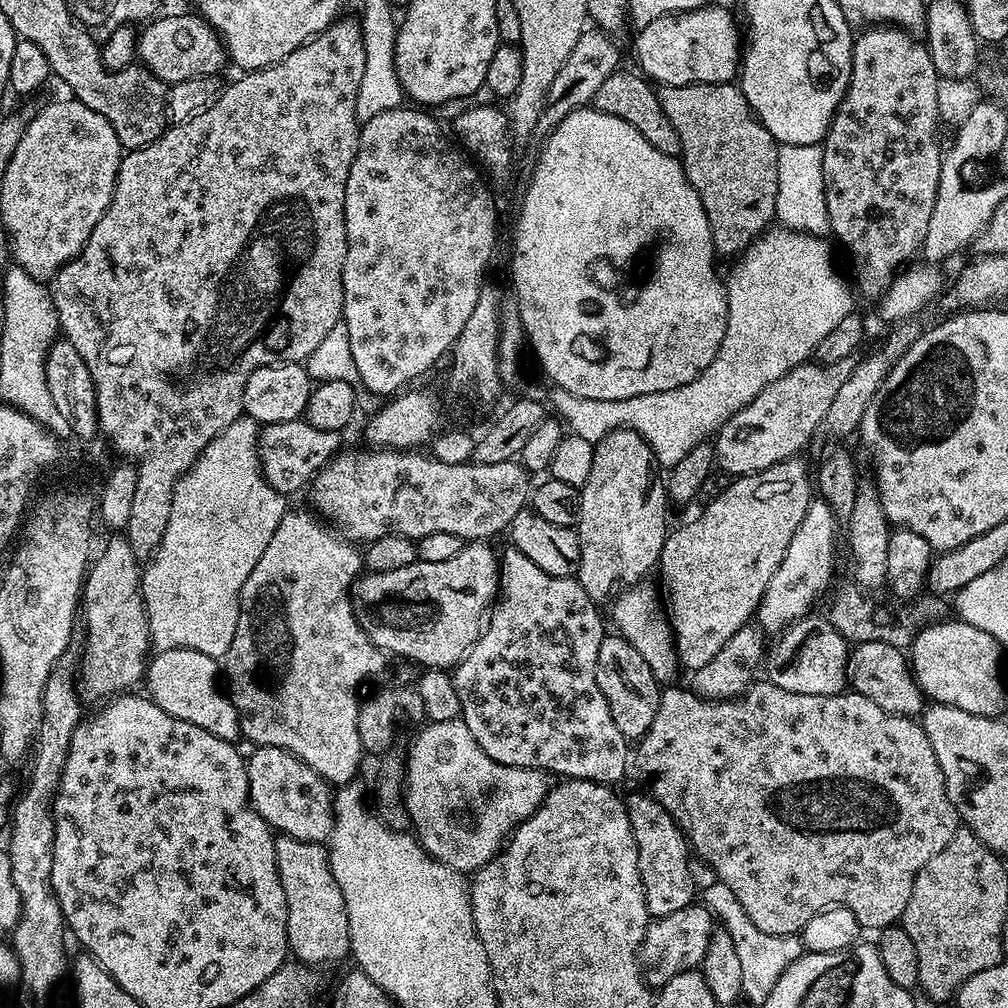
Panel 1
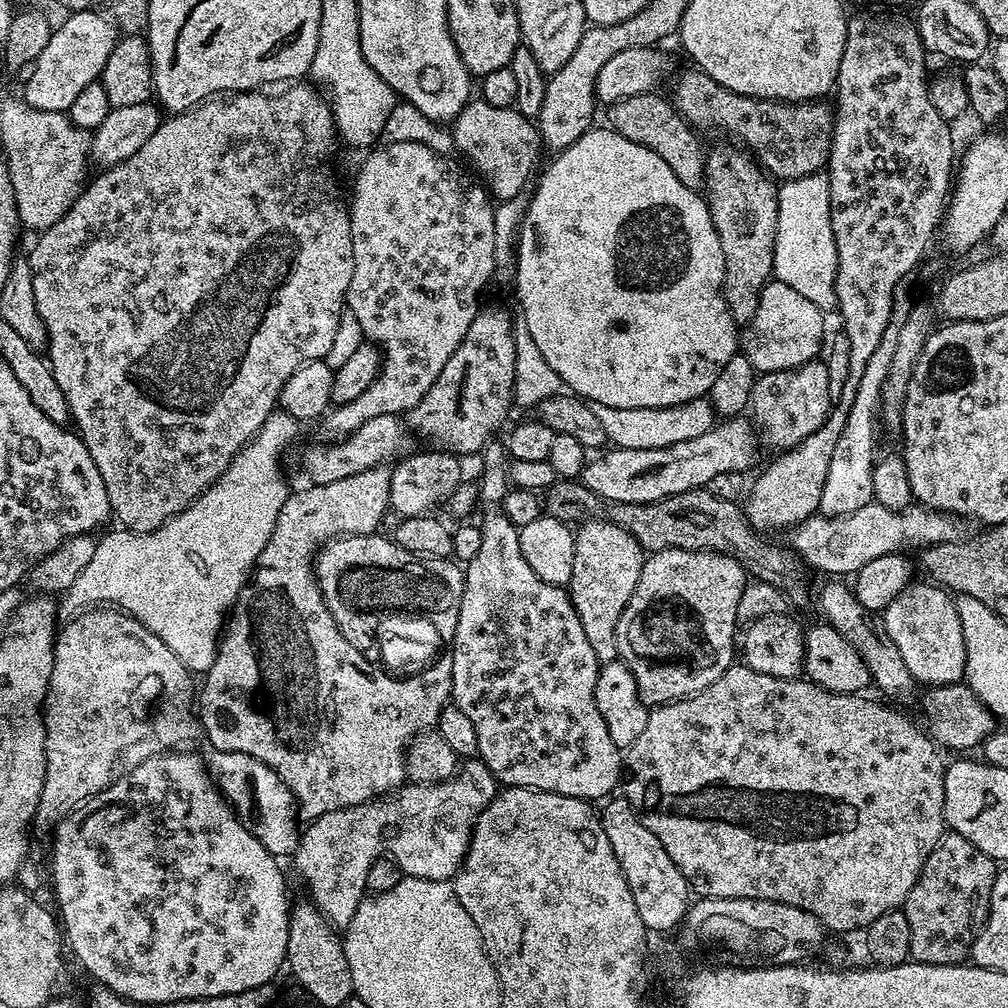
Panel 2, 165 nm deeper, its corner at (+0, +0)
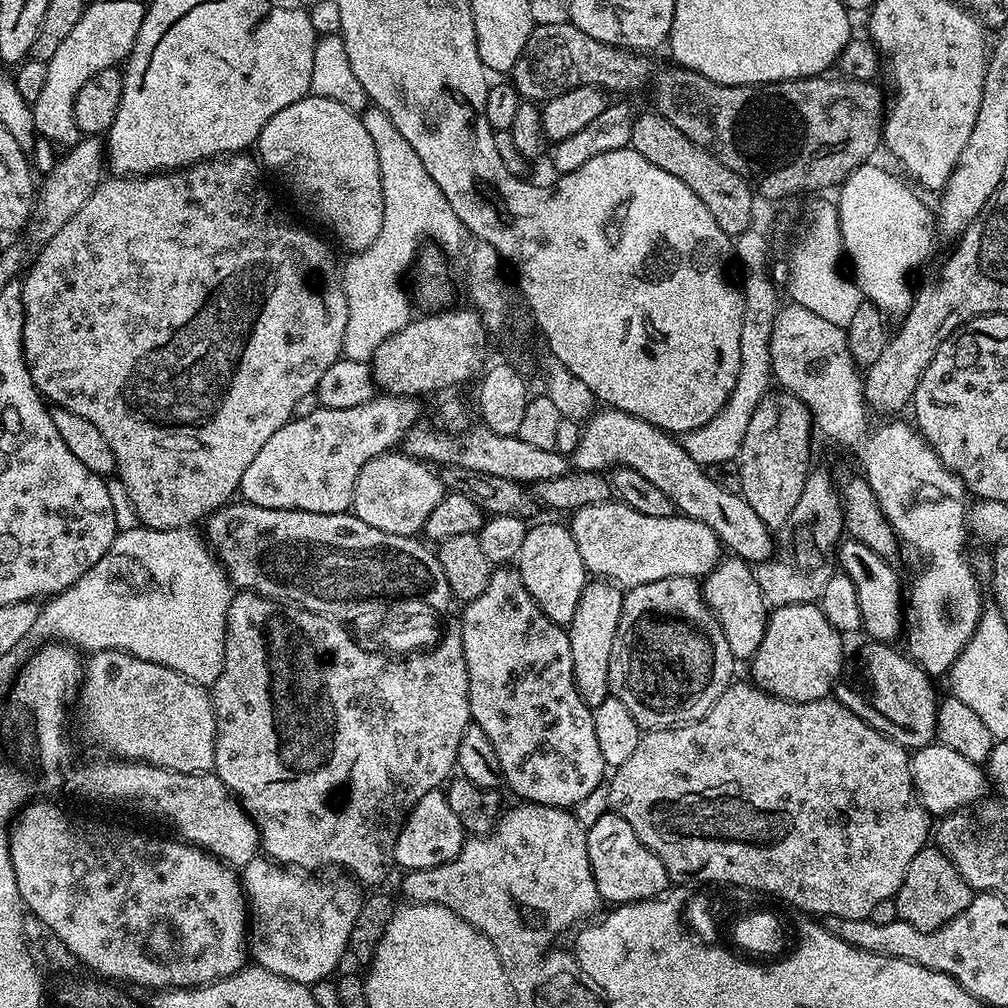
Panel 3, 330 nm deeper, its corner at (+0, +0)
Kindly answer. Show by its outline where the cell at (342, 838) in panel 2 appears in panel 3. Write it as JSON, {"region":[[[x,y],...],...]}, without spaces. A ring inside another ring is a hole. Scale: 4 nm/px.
{"region":[[[263,854],[255,856],[242,868],[244,895],[250,909],[250,935],[247,937],[246,947],[255,967],[265,968],[270,970],[270,974],[278,974],[282,978],[290,978],[309,986],[327,981],[331,972],[339,966],[344,952],[346,956],[358,907],[357,885],[351,879],[315,880],[312,876],[315,875],[277,864]]]}

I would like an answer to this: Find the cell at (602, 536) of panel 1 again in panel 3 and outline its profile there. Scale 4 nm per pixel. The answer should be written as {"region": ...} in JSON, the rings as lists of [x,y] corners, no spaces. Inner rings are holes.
{"region":[[[592,578],[581,590],[581,597],[574,606],[572,621],[566,625],[572,651],[572,673],[576,689],[589,708],[597,708],[610,695],[608,671],[610,650],[614,650],[614,634],[618,630],[618,618],[622,618],[624,592],[617,585],[603,579]]]}

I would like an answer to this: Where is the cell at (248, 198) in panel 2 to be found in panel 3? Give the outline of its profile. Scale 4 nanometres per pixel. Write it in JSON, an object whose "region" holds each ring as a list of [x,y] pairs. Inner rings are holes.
{"region":[[[229,154],[211,160],[200,160],[197,164],[192,164],[188,168],[174,172],[158,172],[151,176],[113,175],[111,178],[101,180],[100,185],[94,190],[94,194],[90,194],[86,206],[82,206],[82,210],[78,210],[78,214],[74,214],[74,218],[70,218],[70,222],[66,222],[66,226],[62,226],[62,230],[58,230],[58,234],[54,234],[54,238],[50,238],[50,242],[46,242],[39,249],[40,257],[37,260],[35,257],[31,261],[30,267],[22,280],[24,357],[26,358],[26,366],[30,370],[30,378],[34,378],[34,386],[49,405],[74,411],[76,414],[81,415],[82,418],[89,419],[102,432],[116,459],[115,475],[120,476],[120,484],[124,487],[124,492],[128,495],[128,500],[132,503],[137,518],[140,519],[137,521],[145,528],[153,528],[154,530],[192,528],[195,525],[195,520],[201,519],[200,521],[203,521],[211,516],[216,509],[222,508],[229,503],[239,493],[242,474],[246,474],[246,466],[250,466],[250,462],[254,462],[258,450],[262,450],[262,446],[266,446],[268,439],[277,430],[282,430],[285,422],[293,419],[298,402],[308,400],[315,393],[318,382],[322,382],[322,374],[326,374],[326,370],[330,370],[330,366],[334,366],[334,362],[341,359],[344,351],[348,307],[346,306],[346,294],[344,293],[341,261],[339,259],[336,261],[336,256],[332,253],[333,245],[331,243],[328,245],[322,237],[315,236],[308,228],[295,228],[276,209],[271,194],[264,188],[256,188],[260,184],[262,168],[253,157],[252,160],[248,157],[248,154]]]}

